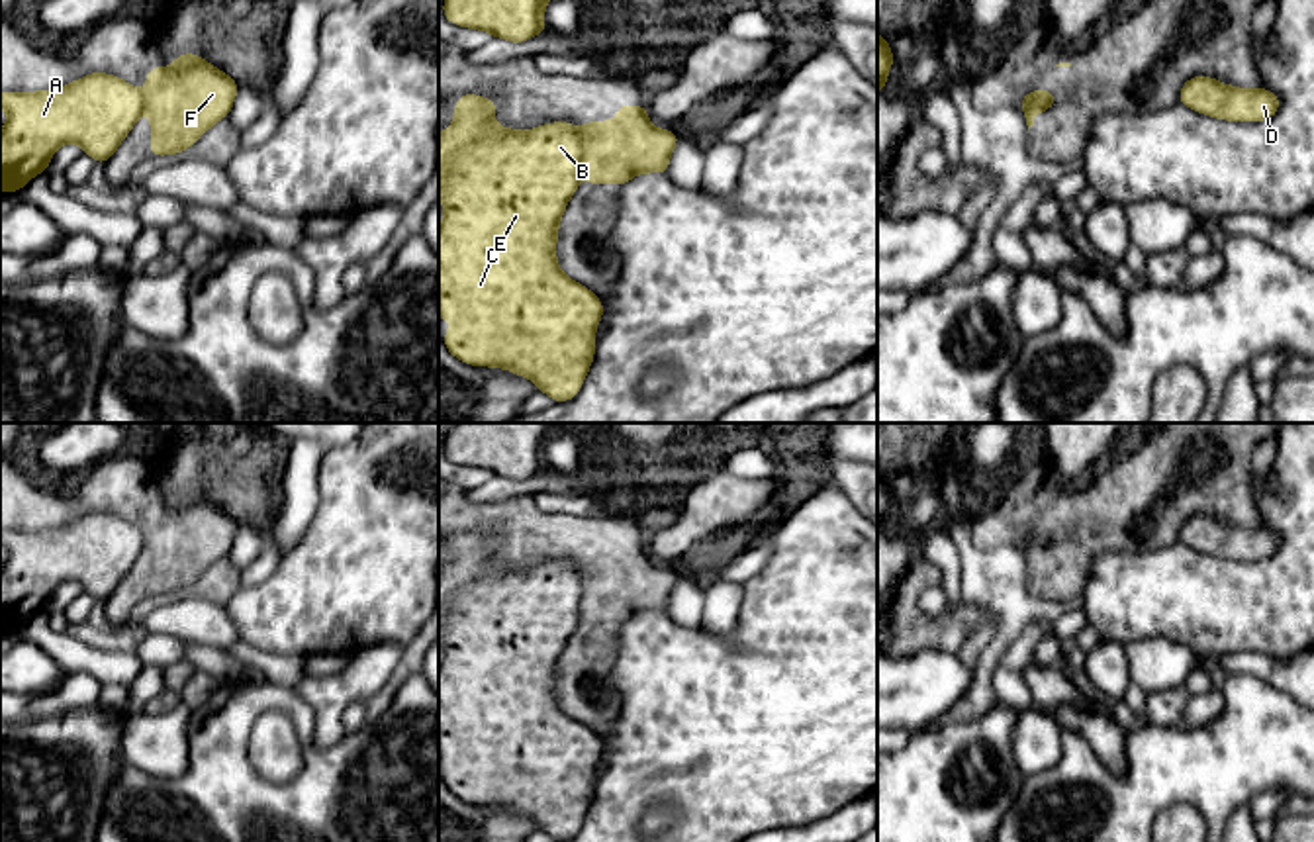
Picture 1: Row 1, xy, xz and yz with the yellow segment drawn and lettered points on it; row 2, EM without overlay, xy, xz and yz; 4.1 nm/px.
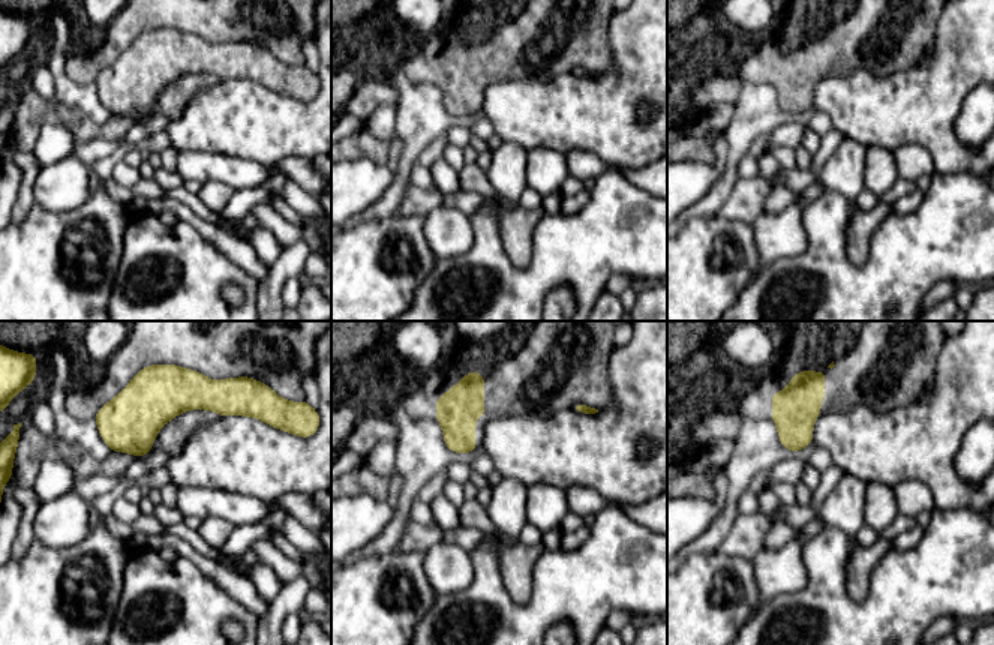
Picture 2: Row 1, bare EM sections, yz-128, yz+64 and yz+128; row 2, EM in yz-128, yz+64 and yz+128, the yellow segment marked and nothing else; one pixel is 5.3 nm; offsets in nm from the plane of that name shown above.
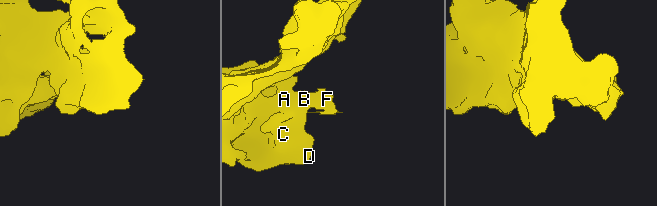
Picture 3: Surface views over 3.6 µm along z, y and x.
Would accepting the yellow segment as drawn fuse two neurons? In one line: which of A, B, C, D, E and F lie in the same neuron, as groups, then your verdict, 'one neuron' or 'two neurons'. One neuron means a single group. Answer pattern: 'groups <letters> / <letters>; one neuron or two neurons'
groups A B C D E / F; two neurons

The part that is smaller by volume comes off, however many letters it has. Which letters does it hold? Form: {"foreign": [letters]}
{"foreign": ["F"]}

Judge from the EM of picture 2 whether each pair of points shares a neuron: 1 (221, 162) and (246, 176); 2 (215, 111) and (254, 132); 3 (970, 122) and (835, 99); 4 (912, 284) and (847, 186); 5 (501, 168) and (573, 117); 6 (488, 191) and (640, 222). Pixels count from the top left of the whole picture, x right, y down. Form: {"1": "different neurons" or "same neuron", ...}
{"1": "same neuron", "2": "same neuron", "3": "different neurons", "4": "different neurons", "5": "different neurons", "6": "different neurons"}

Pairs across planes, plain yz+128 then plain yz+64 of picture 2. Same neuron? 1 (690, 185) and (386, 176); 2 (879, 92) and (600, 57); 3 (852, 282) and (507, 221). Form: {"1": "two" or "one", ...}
{"1": "one", "2": "two", "3": "two"}

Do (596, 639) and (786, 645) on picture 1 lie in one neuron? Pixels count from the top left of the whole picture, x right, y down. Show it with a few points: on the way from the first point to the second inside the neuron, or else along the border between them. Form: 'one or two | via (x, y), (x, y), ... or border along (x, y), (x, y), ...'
two | border along (655, 609), (633, 613), (621, 625), (610, 684)

